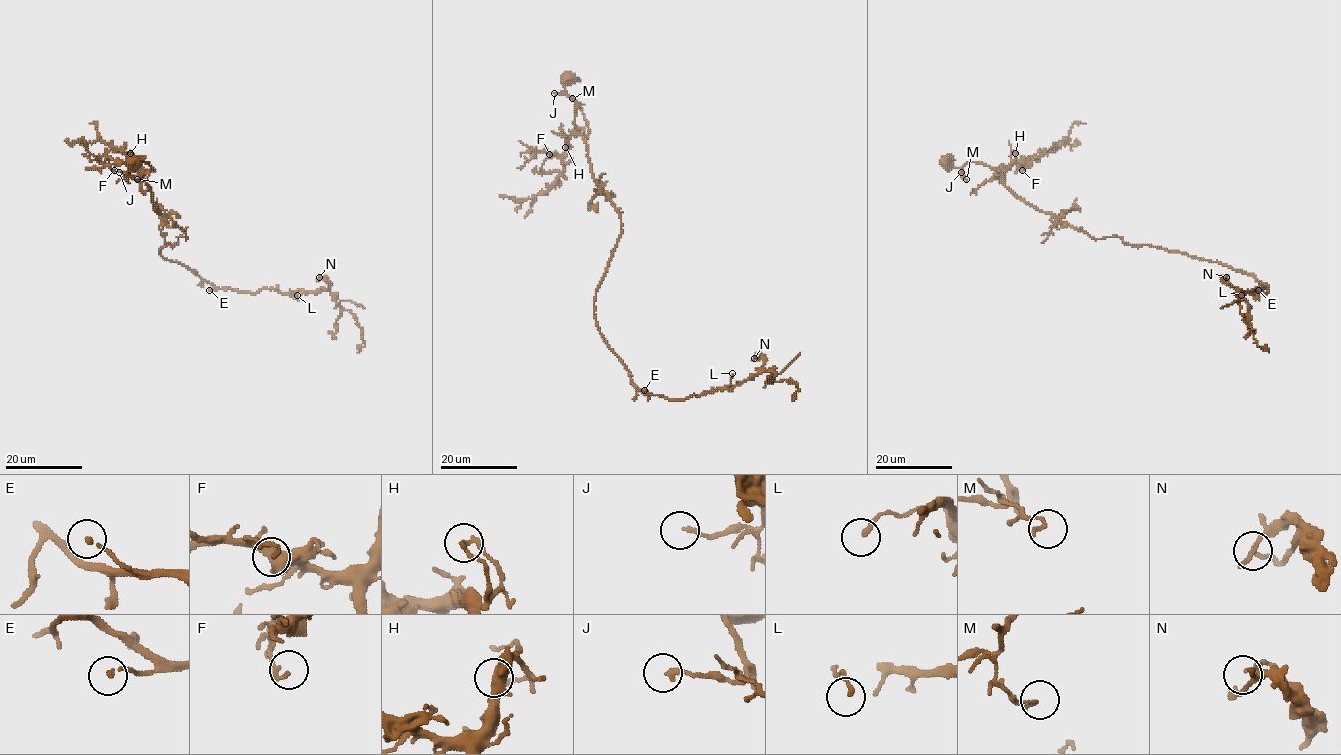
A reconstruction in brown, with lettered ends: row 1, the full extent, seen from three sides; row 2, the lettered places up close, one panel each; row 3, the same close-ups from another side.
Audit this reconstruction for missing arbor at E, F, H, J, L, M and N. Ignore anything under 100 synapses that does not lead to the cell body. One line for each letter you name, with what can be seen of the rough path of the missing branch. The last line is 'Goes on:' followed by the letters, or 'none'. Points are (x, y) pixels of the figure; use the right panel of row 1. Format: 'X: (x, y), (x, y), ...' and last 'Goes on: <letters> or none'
Goes on: none

